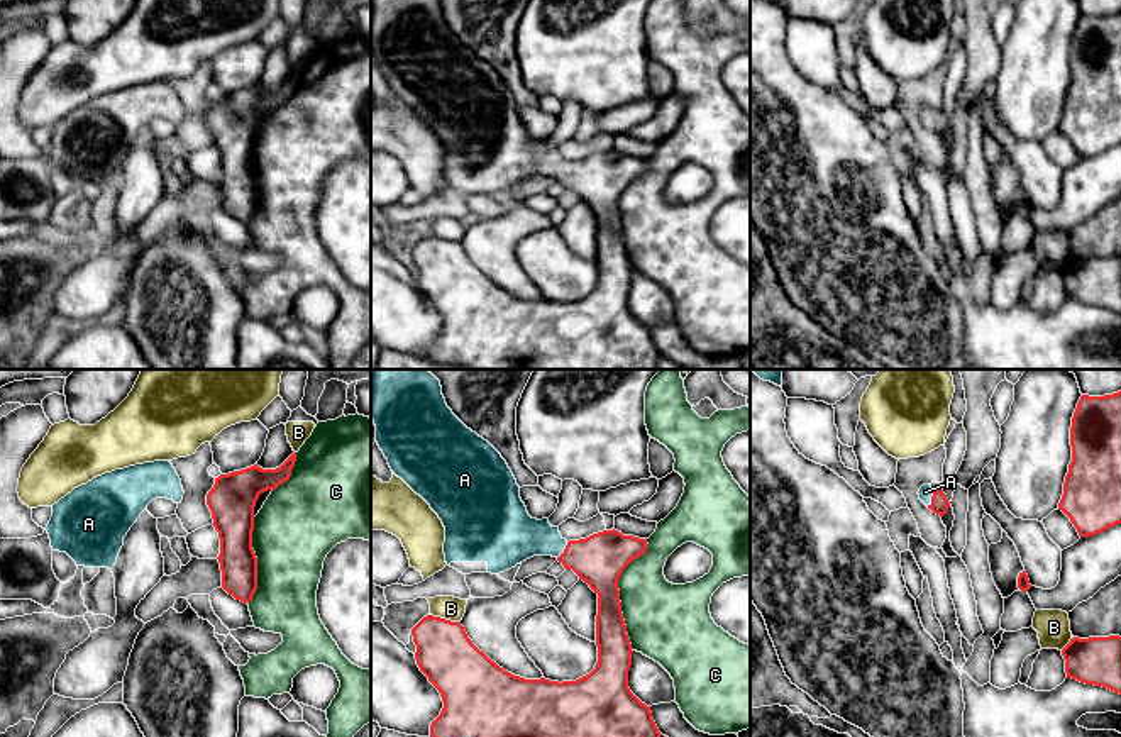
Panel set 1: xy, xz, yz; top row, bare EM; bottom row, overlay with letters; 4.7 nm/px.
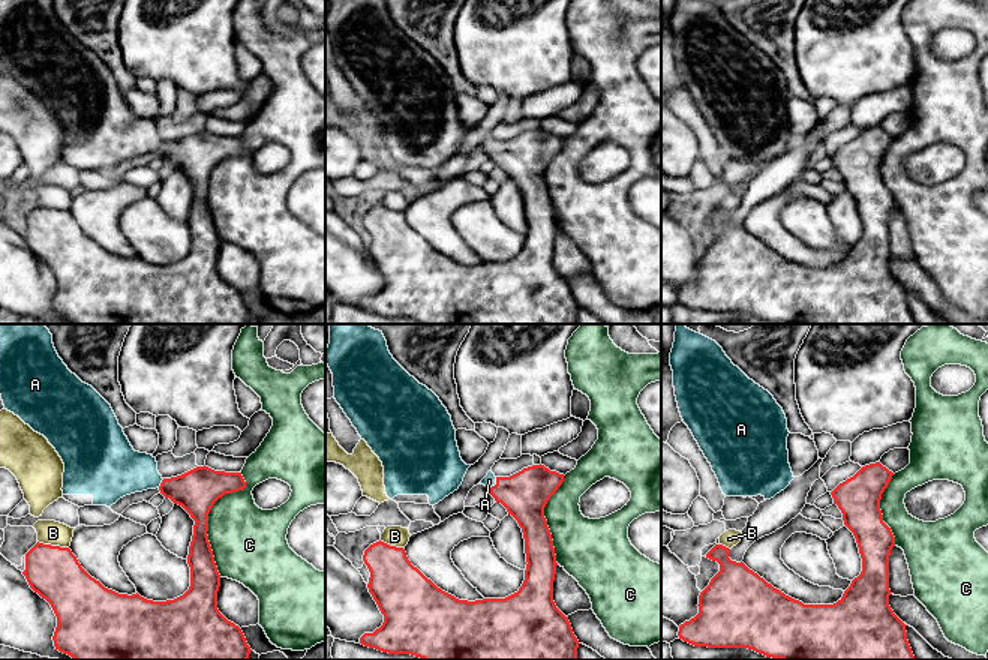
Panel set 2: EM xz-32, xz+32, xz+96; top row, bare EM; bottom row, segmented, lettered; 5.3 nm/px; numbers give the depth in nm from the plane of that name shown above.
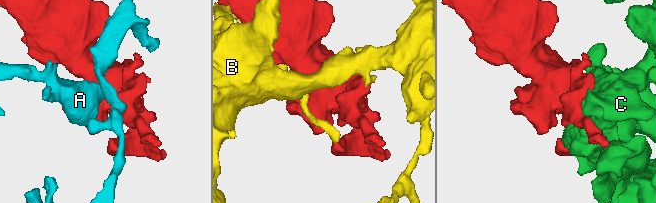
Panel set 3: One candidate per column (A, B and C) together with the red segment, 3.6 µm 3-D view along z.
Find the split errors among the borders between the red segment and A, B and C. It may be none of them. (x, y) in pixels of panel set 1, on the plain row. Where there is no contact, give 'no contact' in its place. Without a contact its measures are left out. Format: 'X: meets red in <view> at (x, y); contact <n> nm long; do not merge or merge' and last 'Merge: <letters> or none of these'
A: meets red in yz at (932, 117); contact 90 nm long; merge
B: meets red in xz at (444, 239); contact 150 nm long; do not merge
C: meets red in xz at (618, 216); contact 550 nm long; do not merge
Merge: A

